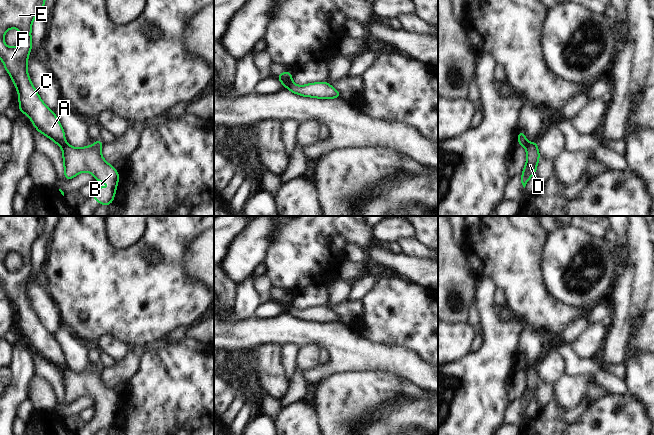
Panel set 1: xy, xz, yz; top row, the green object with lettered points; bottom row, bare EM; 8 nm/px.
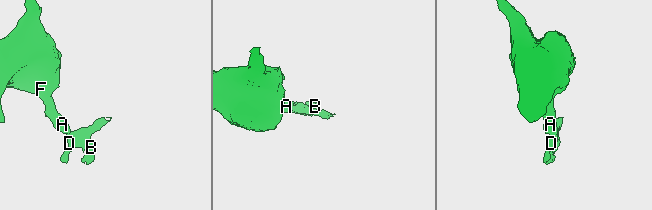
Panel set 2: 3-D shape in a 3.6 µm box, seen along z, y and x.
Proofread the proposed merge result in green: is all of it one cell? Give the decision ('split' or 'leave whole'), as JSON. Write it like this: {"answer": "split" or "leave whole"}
{"answer": "split"}

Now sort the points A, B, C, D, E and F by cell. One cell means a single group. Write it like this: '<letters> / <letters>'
A C E F / B D

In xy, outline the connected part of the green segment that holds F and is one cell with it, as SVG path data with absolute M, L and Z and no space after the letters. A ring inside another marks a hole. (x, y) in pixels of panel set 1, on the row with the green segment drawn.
M0 0L0 59L18 90L19 111L28 115L37 131L63 147L66 144L64 130L56 114L39 97L27 72L32 49L31 26L44 4L45 0ZM10 28L22 33L21 44L12 48L4 43L4 34Z

